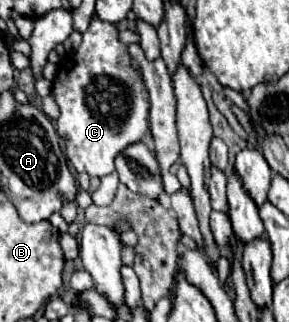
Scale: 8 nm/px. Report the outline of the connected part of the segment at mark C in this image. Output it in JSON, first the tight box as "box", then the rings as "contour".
{"box":[51,17,149,177],"contour":[[[93,17],[89,29],[83,33],[81,47],[65,57],[59,65],[57,79],[53,81],[51,91],[55,103],[59,105],[61,115],[55,121],[57,133],[65,143],[65,153],[71,165],[79,173],[89,173],[91,177],[105,177],[115,171],[115,157],[129,145],[143,141],[149,131],[149,99],[147,89],[143,85],[143,77],[139,65],[135,65],[133,57],[127,51],[127,45],[119,41],[119,31],[113,23],[105,23],[99,17]]]}

